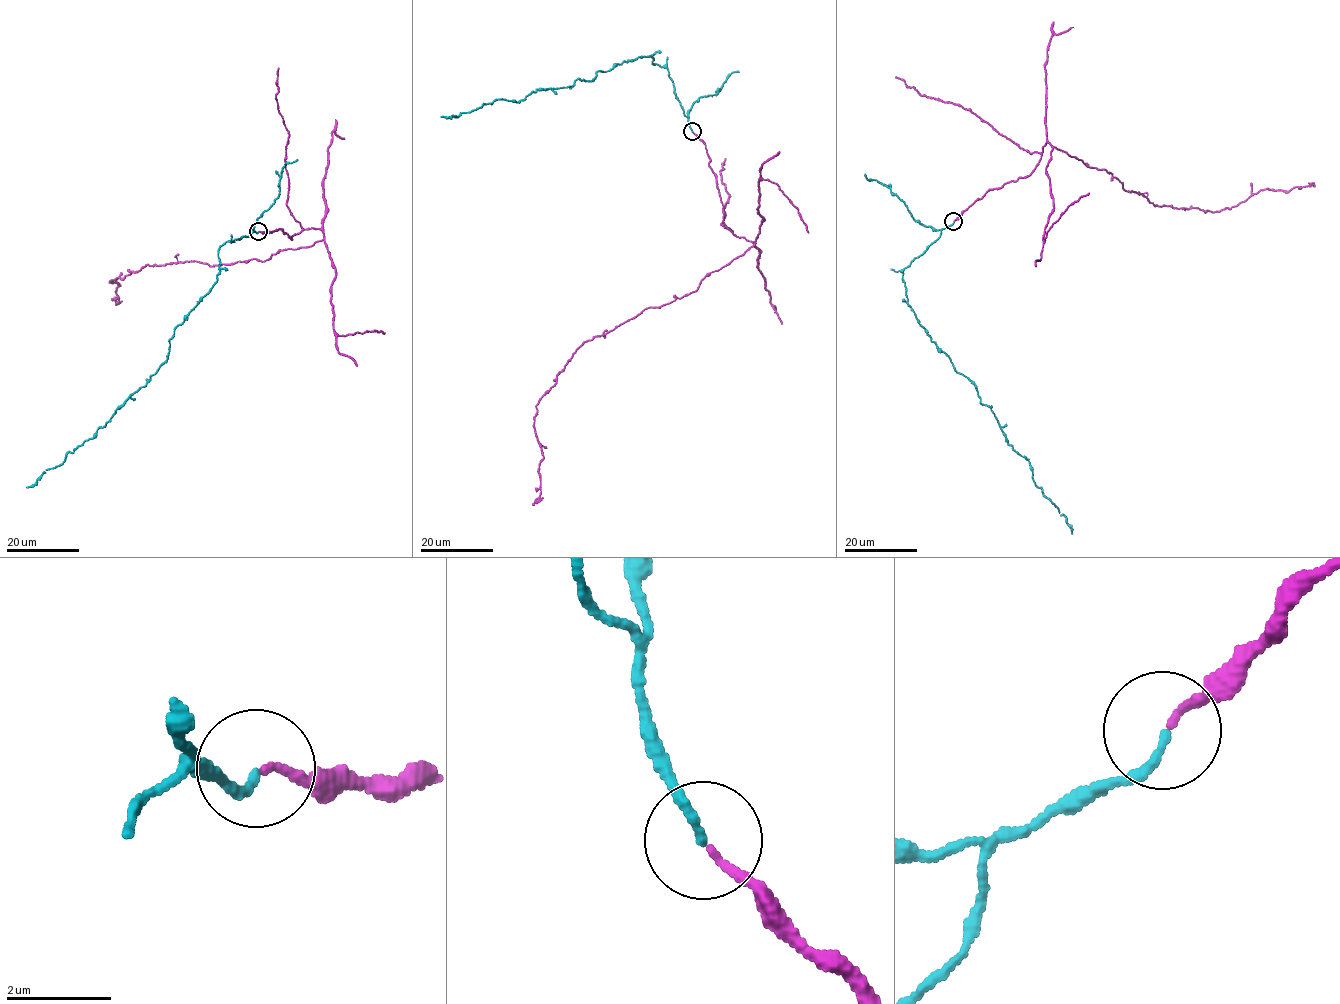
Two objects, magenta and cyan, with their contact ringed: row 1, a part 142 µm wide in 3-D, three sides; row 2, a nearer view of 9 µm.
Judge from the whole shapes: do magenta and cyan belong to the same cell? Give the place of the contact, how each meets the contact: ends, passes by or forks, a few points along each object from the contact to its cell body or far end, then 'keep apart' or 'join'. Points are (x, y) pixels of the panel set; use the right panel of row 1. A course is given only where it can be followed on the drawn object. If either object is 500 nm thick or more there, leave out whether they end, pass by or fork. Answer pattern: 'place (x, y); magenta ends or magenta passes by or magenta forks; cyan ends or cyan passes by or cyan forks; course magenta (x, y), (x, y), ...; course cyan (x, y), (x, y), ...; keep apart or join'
place (953, 221); magenta ends; cyan ends; course magenta (953, 221), (988, 190), (1026, 178), (1047, 142), (1160, 206), (1218, 211), (1262, 190), (1313, 182); course cyan (953, 222), (903, 270), (907, 304), (957, 372), (973, 383), (1005, 439), (1029, 462), (1035, 483), (1072, 534); join

